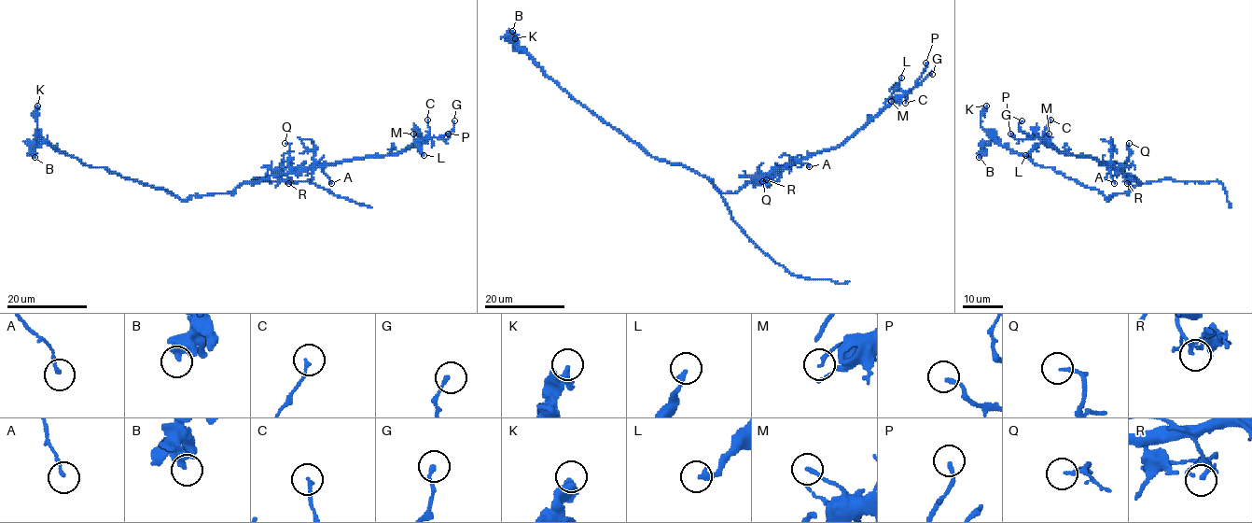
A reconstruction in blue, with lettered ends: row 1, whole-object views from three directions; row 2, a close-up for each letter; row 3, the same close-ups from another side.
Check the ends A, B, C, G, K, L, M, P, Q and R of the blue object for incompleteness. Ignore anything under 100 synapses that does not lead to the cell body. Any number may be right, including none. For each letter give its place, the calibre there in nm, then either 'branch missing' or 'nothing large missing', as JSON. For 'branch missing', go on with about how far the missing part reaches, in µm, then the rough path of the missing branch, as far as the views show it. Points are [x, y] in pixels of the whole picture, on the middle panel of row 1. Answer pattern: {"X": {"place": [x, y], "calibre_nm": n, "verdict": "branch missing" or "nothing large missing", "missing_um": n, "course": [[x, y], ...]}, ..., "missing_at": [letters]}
{"A": {"place": [809, 166], "calibre_nm": 140, "verdict": "nothing large missing"}, "B": {"place": [512, 31], "calibre_nm": 400, "verdict": "nothing large missing"}, "C": {"place": [905, 103], "calibre_nm": 150, "verdict": "nothing large missing"}, "G": {"place": [932, 74], "calibre_nm": 180, "verdict": "nothing large missing"}, "K": {"place": [515, 38], "calibre_nm": 420, "verdict": "nothing large missing"}, "L": {"place": [901, 77], "calibre_nm": 240, "verdict": "nothing large missing"}, "M": {"place": [891, 101], "calibre_nm": 160, "verdict": "nothing large missing"}, "P": {"place": [925, 63], "calibre_nm": 170, "verdict": "nothing large missing"}, "Q": {"place": [762, 181], "calibre_nm": 150, "verdict": "nothing large missing"}, "R": {"place": [766, 179], "calibre_nm": 150, "verdict": "nothing large missing"}, "missing_at": []}

